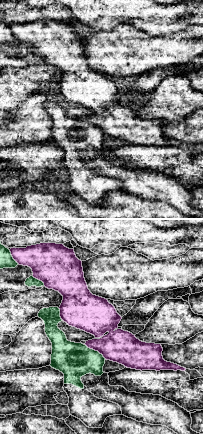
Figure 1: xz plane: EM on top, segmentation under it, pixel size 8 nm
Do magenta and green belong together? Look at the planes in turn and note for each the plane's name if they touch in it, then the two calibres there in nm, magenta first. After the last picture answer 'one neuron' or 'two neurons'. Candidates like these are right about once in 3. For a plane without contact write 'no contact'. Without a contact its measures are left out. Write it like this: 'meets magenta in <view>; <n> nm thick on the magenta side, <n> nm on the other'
meets magenta in xz; 260 nm thick on the magenta side, 280 nm on the other

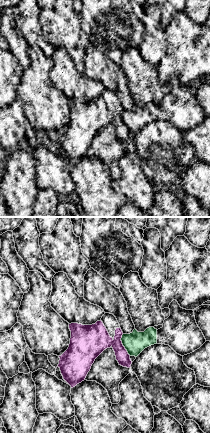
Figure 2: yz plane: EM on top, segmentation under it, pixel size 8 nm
meets magenta in yz; 240 nm thick on the magenta side, 170 nm on the other

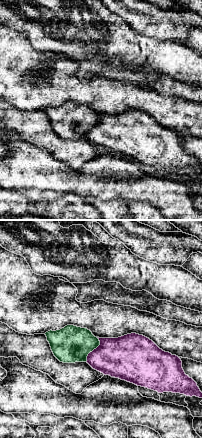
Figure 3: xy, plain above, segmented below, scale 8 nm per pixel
meets magenta in xy; 340 nm thick on the magenta side, 300 nm on the other

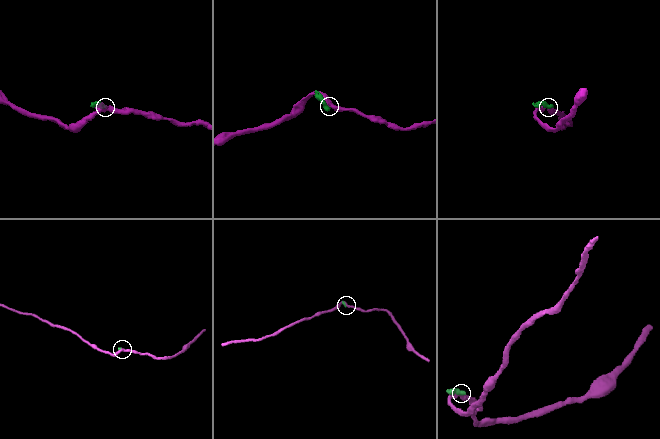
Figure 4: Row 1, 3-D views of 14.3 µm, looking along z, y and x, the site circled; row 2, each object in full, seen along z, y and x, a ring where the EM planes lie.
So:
two neurons

